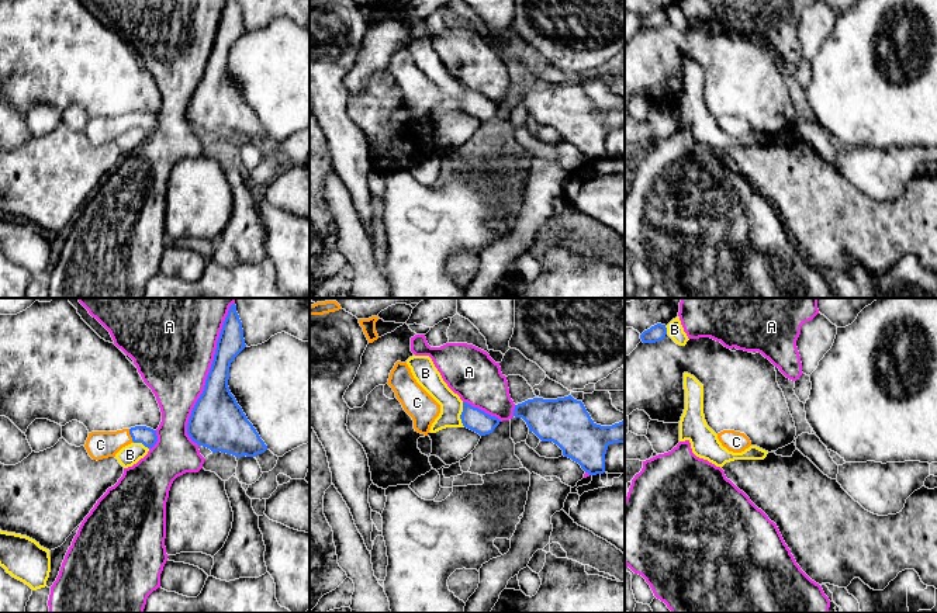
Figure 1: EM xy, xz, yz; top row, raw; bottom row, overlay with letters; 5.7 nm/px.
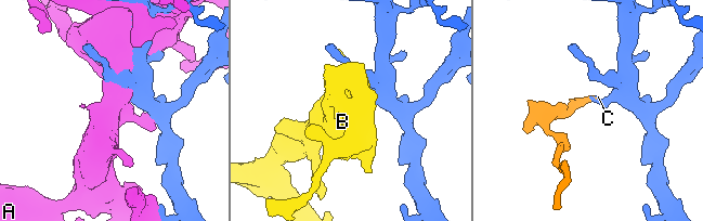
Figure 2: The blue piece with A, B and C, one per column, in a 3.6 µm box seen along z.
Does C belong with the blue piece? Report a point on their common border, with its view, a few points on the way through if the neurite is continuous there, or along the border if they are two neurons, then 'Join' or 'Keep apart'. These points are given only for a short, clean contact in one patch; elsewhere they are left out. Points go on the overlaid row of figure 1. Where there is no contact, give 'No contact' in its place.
Touches blue at xy (131, 436). Path across: xy (147, 436), (131, 436), (100, 444). Join

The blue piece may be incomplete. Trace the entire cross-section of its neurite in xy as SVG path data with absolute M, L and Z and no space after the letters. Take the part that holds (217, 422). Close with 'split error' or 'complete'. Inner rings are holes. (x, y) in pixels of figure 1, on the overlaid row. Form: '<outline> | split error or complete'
M232 304L217 342L204 391L187 423L190 439L212 453L255 457L267 450L228 387L231 363L245 347L242 322Z | complete

